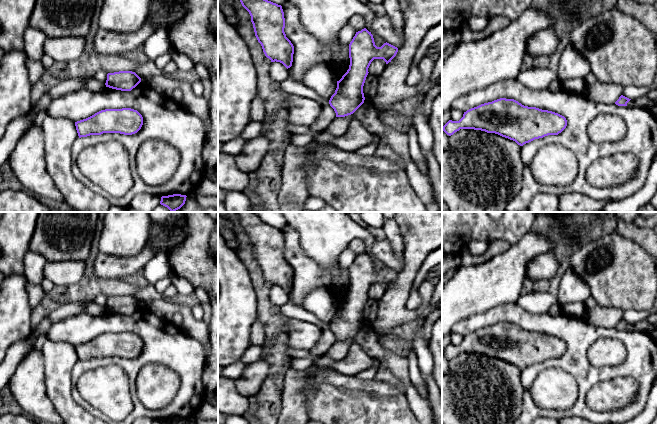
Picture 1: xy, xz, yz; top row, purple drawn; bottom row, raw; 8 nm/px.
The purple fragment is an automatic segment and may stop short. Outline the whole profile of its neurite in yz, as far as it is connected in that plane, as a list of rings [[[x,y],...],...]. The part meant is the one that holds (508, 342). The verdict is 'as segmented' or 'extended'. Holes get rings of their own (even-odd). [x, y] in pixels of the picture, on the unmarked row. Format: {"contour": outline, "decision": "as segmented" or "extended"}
{"contour": [[[500,322],[467,334],[459,345],[449,344],[443,355],[451,360],[460,353],[481,354],[523,370],[535,363],[558,359],[566,350],[566,342],[558,337]]], "decision": "as segmented"}

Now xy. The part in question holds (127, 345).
{"contour": [[[105,333],[75,346],[79,362],[103,357],[132,359],[143,349],[142,339],[134,333]]], "decision": "as segmented"}

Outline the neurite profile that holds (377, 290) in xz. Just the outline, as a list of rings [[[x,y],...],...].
[[[374,283],[368,292],[368,296],[379,301],[383,297],[386,289],[383,283]]]

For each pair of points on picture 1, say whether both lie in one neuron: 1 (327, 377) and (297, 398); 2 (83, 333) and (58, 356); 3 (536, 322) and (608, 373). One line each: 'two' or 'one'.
1: two
2: two
3: one

